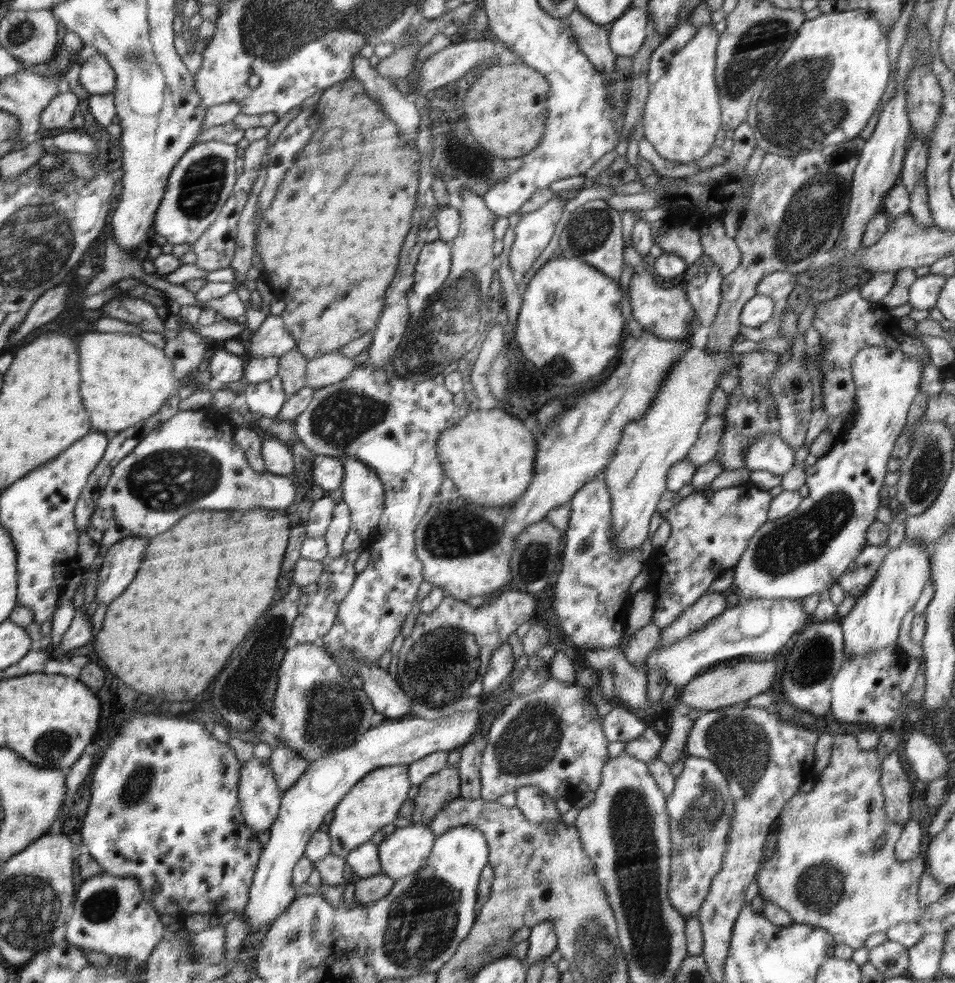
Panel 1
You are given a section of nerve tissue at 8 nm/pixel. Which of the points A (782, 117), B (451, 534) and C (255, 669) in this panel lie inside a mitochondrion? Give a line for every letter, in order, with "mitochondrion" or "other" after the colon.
A: mitochondrion
B: mitochondrion
C: mitochondrion

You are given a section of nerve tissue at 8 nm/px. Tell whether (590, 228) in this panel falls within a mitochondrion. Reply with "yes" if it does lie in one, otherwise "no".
yes

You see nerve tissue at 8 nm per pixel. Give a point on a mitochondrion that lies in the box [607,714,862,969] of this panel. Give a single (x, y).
(822, 886)

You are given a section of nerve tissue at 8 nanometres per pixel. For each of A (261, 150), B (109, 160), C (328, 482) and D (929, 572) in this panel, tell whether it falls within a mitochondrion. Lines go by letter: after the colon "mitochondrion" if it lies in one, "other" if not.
A: other
B: other
C: other
D: other

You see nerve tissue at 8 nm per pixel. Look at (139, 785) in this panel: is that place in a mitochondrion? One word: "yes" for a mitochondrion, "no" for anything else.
yes

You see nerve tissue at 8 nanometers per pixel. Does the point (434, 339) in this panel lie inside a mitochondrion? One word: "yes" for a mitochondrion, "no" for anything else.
yes

